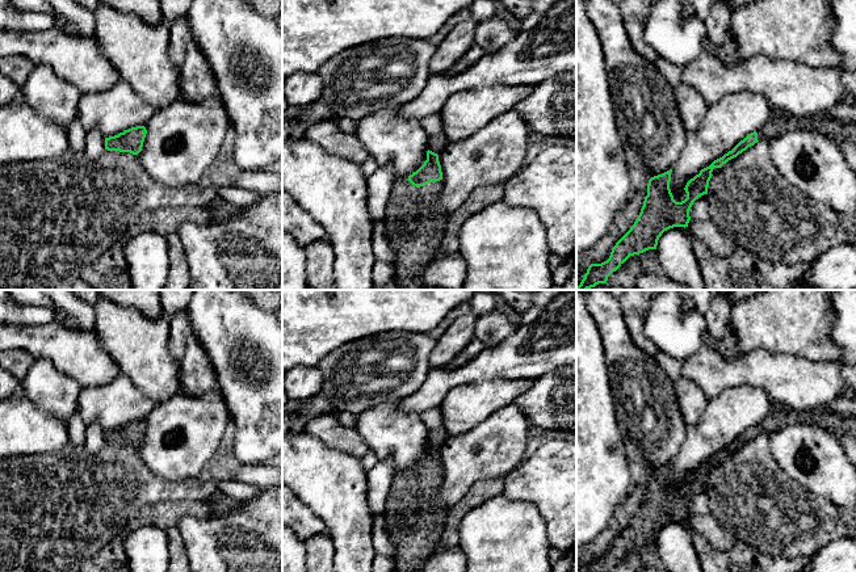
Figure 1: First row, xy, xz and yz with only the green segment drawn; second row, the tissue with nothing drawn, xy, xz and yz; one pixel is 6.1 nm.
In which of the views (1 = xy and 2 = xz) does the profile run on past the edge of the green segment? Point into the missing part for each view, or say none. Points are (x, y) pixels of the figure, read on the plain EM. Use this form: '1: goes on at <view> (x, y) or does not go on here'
1: does not go on here
2: goes on at xz (414, 542)

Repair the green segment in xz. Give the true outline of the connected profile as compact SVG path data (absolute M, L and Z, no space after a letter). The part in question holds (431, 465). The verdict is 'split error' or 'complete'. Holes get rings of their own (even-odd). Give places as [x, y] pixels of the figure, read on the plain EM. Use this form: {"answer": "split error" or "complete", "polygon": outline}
{"answer": "split error", "polygon": "M429 443L427 445L427 454L416 466L395 475L389 492L389 510L395 513L415 502L423 505L419 522L407 523L406 521L398 520L390 527L390 537L395 547L395 572L420 572L424 562L435 550L444 531L449 510L449 508L437 499L441 481L442 466L439 449Z"}

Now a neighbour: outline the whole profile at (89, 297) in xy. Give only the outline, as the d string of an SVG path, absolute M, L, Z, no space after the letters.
M74 290L74 294L80 300L95 306L98 296L101 295L100 290Z

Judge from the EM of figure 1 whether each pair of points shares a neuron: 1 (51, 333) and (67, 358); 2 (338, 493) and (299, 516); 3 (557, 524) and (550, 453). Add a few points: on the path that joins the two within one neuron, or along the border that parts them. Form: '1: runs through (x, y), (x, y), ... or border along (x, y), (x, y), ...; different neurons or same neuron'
1: runs through (55, 340), (67, 352); same neuron
2: border along (296, 493), (326, 525), (328, 533); different neurons
3: runs through (557, 507), (557, 470); same neuron

